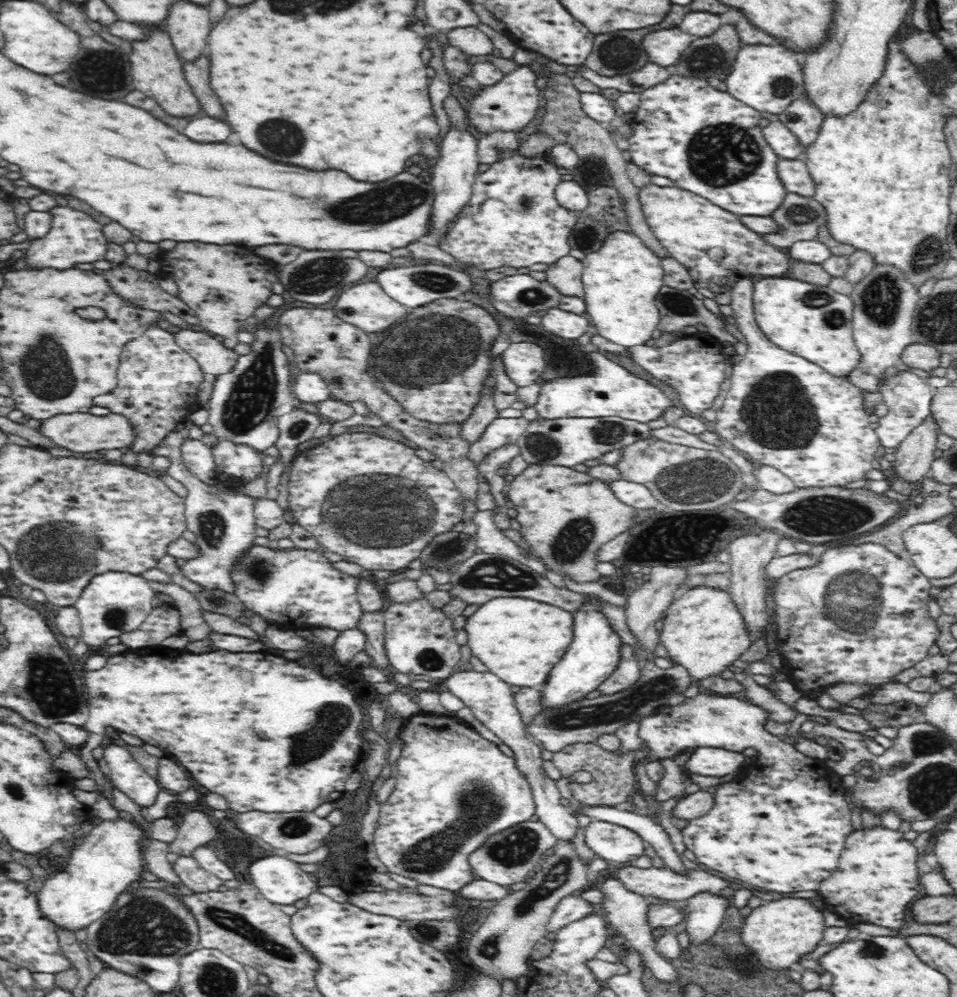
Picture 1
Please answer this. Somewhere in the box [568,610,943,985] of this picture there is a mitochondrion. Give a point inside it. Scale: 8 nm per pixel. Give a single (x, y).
(871, 950)

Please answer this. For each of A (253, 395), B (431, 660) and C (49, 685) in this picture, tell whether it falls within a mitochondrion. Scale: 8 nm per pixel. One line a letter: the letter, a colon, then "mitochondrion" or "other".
A: mitochondrion
B: mitochondrion
C: mitochondrion

